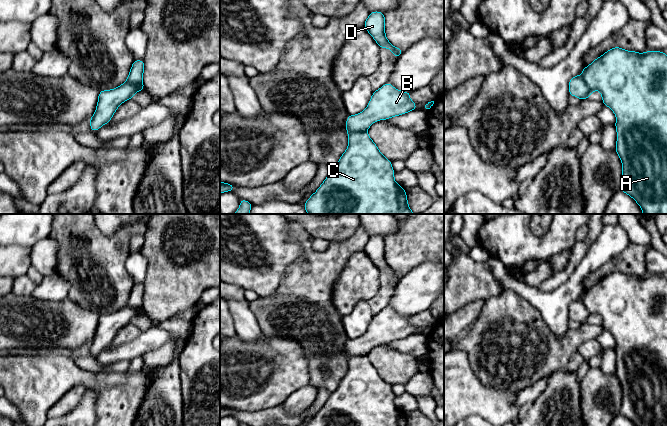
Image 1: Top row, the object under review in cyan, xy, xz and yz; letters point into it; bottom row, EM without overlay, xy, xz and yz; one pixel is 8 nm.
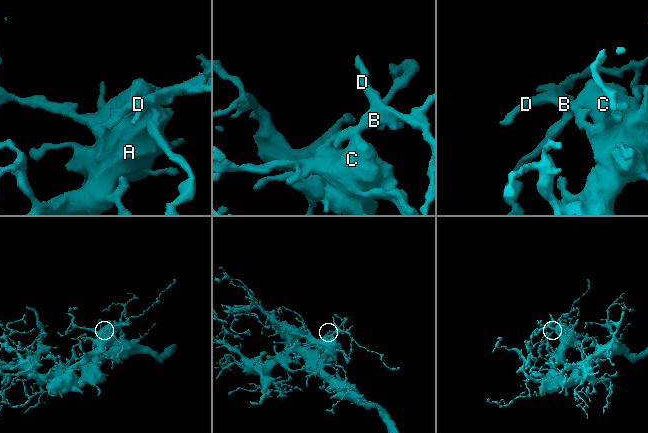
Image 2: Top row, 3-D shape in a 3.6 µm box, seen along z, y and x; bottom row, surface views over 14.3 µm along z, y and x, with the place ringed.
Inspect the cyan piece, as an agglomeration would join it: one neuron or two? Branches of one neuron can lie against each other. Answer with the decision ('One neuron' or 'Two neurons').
One neuron

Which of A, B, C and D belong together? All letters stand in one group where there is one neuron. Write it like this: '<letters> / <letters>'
A B C D

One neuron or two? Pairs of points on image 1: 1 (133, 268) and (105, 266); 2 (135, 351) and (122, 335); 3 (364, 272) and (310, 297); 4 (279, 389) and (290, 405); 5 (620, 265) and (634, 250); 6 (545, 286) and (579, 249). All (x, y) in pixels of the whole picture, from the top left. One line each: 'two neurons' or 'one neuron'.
1: two neurons
2: two neurons
3: two neurons
4: two neurons
5: one neuron
6: one neuron

